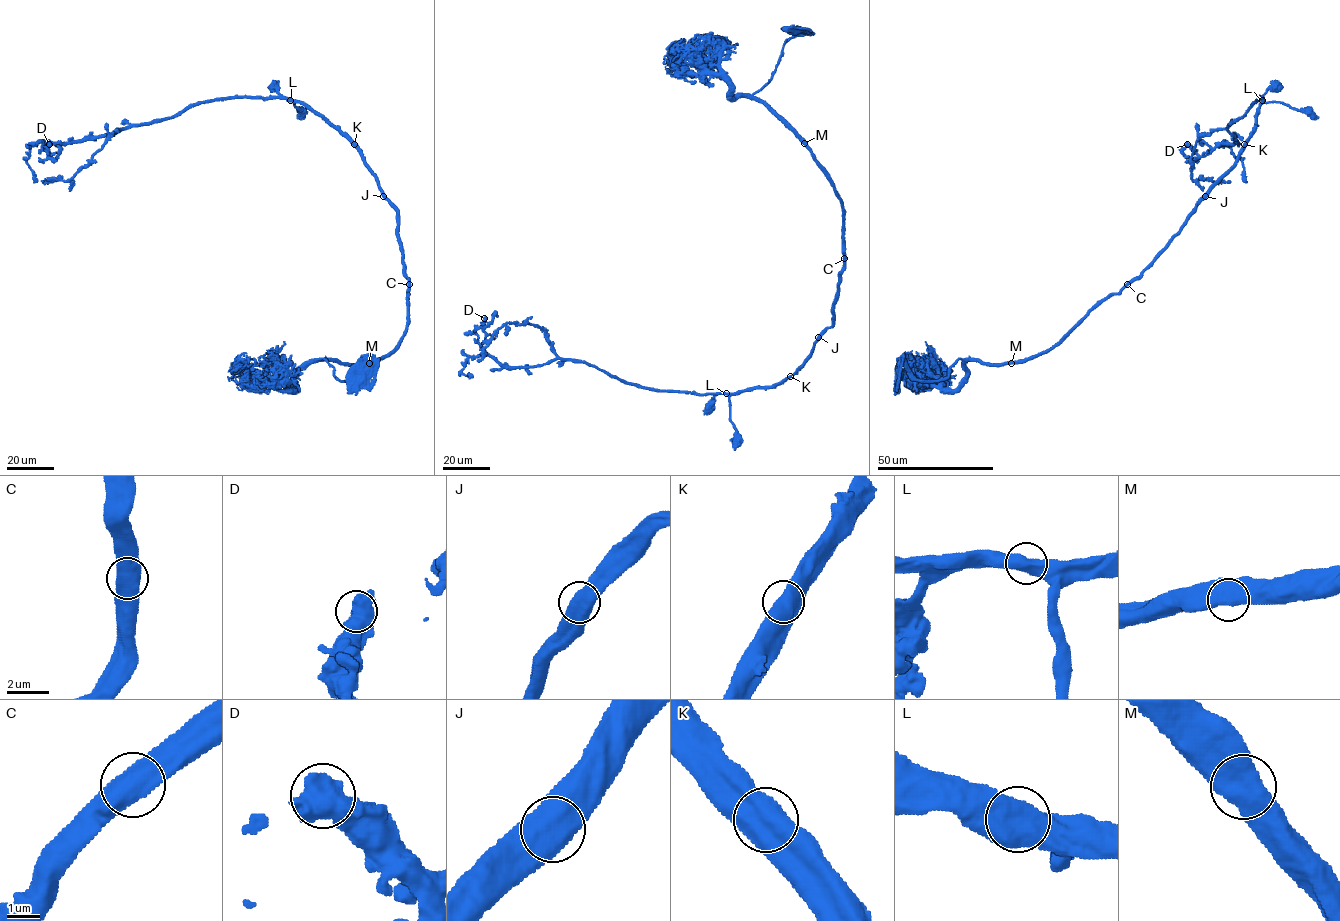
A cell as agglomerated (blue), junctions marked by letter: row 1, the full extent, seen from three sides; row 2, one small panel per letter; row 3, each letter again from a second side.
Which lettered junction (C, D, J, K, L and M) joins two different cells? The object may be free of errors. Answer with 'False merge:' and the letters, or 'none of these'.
False merge: none of these

